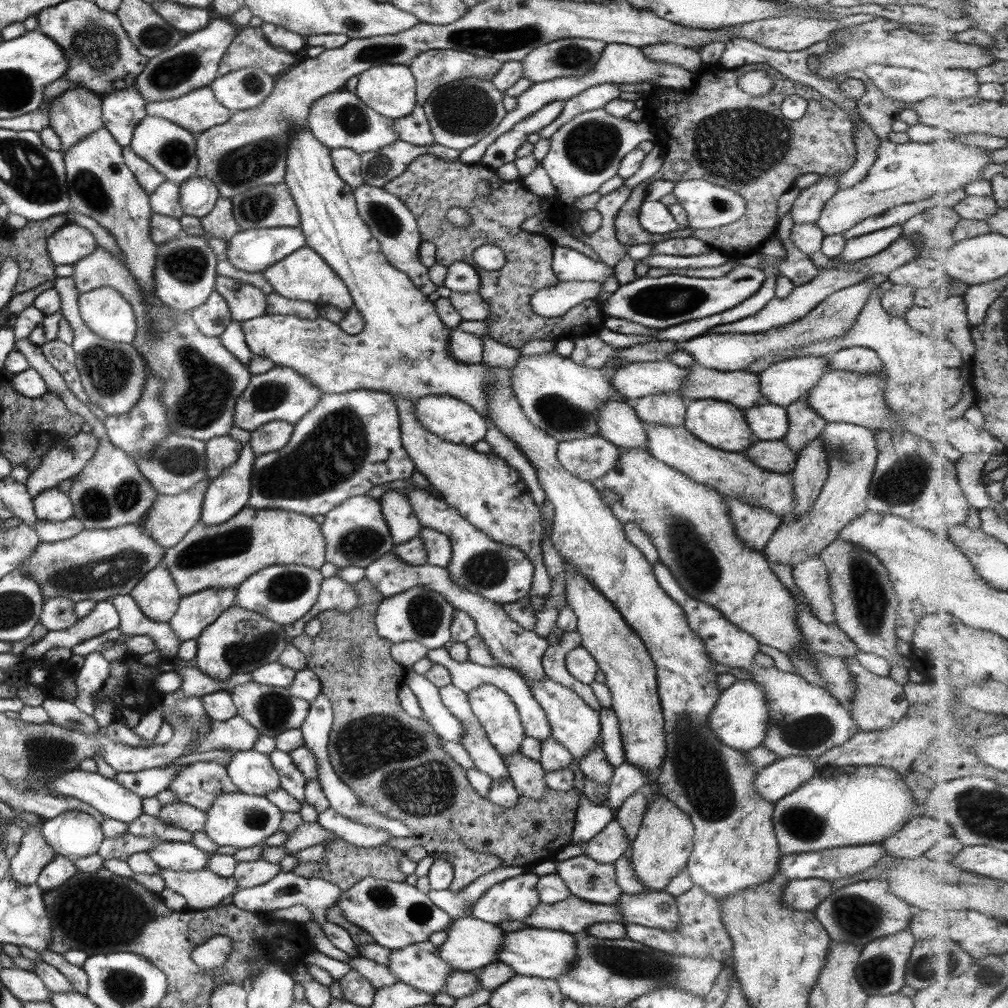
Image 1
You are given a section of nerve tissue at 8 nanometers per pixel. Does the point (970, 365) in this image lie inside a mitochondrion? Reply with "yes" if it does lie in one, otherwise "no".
no

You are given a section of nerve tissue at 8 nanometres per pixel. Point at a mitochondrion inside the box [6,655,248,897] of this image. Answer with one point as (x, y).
(44, 753)

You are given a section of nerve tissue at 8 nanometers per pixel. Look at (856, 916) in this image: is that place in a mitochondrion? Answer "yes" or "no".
yes

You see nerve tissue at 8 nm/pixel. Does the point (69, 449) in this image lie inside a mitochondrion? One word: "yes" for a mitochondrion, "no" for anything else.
yes

